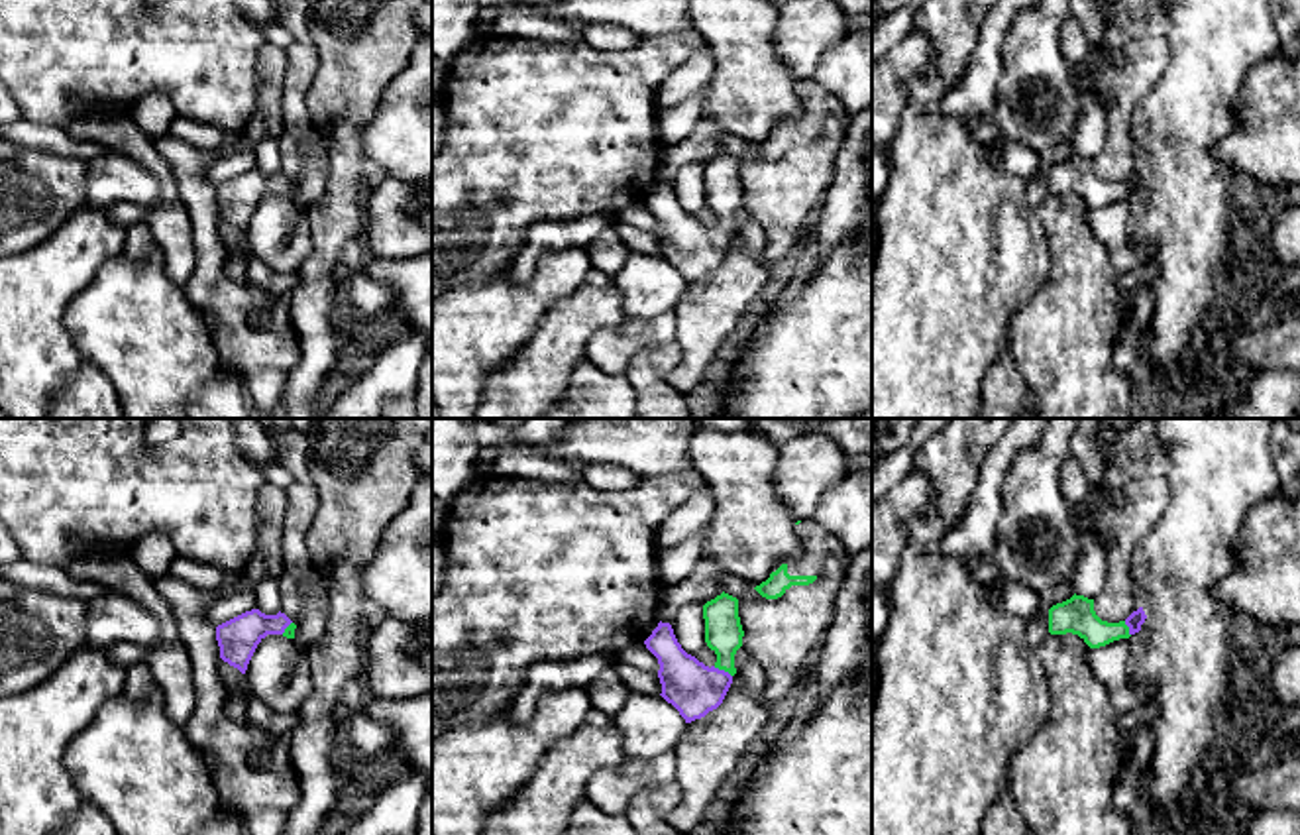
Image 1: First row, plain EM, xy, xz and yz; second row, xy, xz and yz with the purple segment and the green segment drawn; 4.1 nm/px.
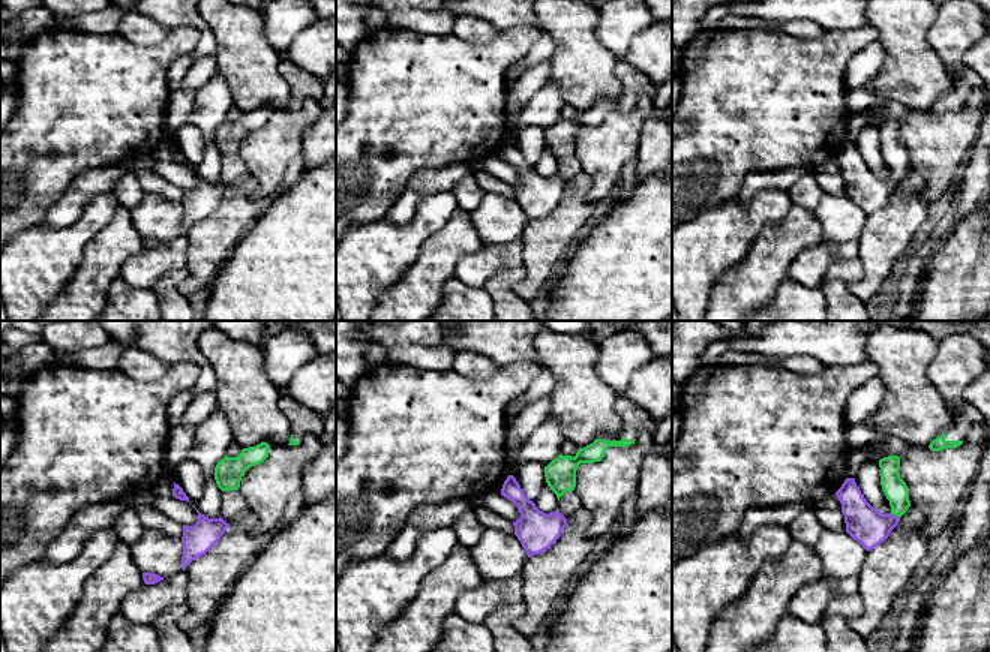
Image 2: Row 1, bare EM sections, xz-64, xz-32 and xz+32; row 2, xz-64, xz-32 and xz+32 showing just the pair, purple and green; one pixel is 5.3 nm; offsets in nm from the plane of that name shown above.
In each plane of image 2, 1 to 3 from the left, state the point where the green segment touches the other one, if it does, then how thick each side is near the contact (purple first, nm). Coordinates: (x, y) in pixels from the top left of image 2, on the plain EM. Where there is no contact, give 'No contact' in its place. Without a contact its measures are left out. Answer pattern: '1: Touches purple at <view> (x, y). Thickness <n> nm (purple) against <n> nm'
1: No contact
2: No contact
3: Touches purple at xz+32 (896, 180). Thickness 200 nm (purple) against 130 nm

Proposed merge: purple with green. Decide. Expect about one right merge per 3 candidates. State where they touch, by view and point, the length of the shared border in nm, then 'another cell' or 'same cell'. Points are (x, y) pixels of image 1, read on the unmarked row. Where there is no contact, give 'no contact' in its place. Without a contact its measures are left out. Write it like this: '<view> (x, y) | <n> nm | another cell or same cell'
xz (723, 230) | 90 nm | same cell

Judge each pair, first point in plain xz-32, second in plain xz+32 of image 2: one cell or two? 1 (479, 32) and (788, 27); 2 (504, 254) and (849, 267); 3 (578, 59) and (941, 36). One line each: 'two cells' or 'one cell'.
1: one cell
2: two cells
3: two cells

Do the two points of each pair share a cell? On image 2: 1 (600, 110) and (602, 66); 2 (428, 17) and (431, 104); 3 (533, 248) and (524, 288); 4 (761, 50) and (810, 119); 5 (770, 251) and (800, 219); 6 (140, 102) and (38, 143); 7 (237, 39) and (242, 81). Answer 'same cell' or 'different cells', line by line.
1: different cells
2: different cells
3: same cell
4: same cell
5: same cell
6: same cell
7: same cell

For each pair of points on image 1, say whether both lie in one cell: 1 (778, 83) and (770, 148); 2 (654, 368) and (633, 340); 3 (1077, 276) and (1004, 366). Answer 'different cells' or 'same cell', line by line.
1: different cells
2: different cells
3: different cells

